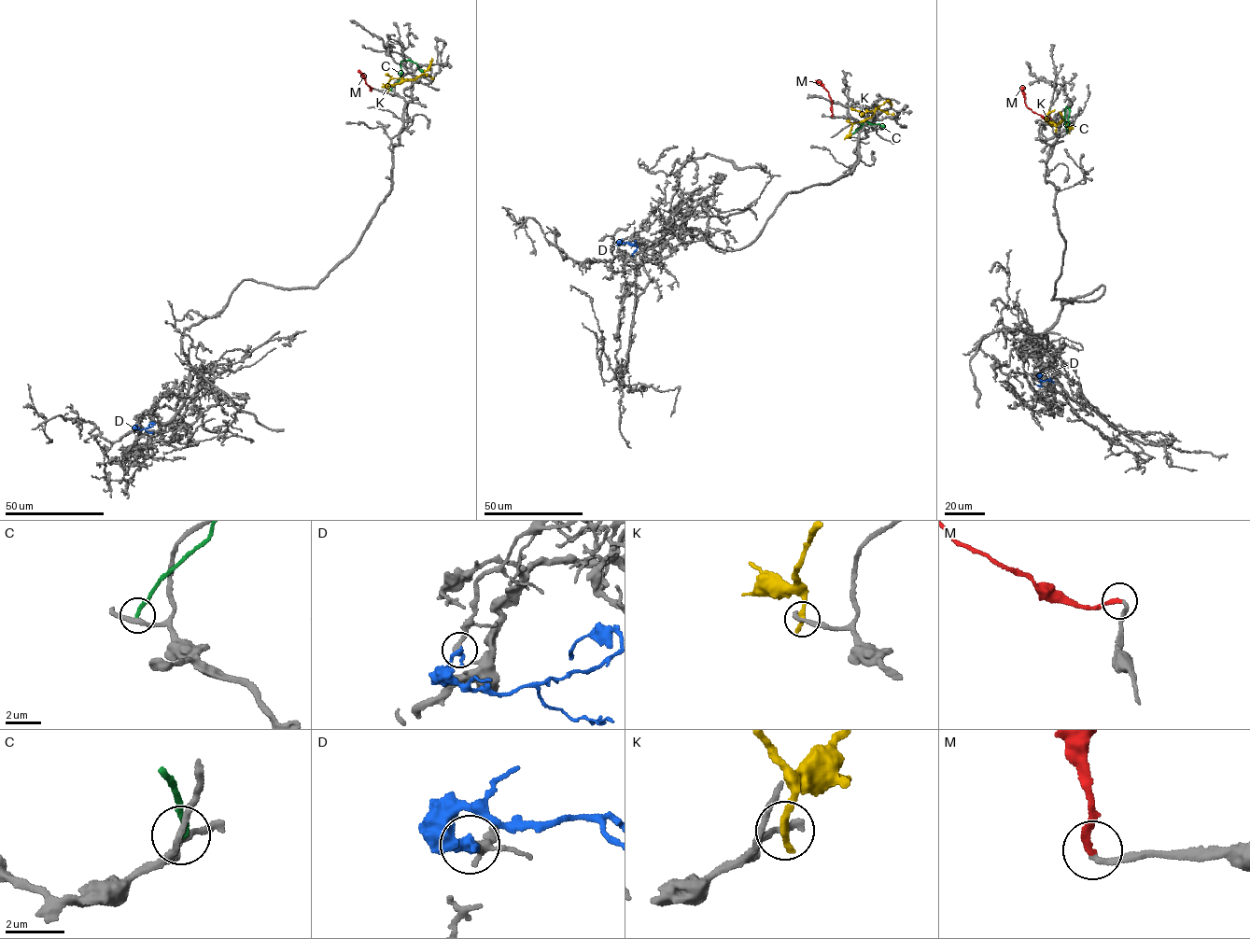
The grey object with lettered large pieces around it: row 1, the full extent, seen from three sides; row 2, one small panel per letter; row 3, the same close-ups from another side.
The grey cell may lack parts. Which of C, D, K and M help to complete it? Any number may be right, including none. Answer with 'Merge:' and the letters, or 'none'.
Merge: D, M

